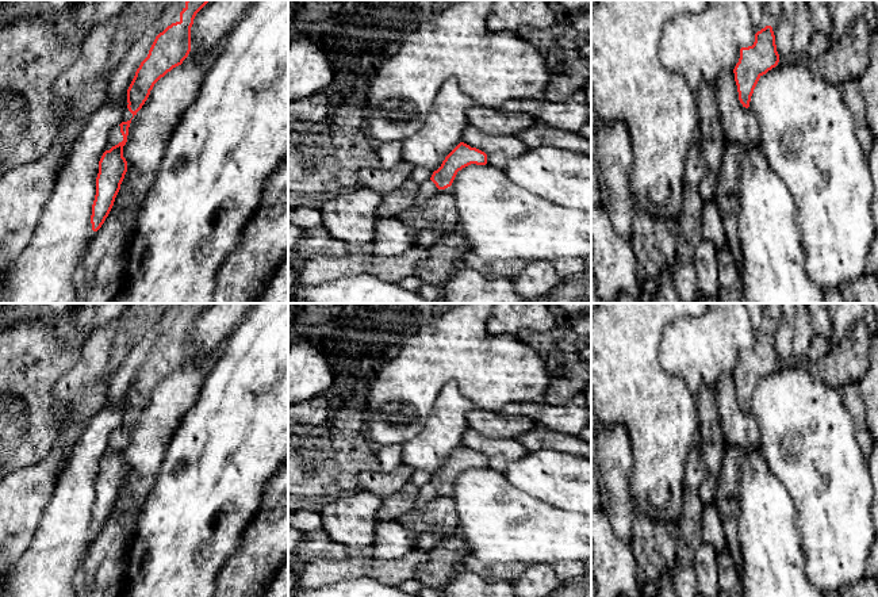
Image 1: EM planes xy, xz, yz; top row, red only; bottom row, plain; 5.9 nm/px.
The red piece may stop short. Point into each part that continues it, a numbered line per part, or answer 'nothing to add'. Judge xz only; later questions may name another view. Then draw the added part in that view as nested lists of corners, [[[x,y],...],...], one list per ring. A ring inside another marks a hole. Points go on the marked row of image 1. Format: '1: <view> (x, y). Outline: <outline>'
1: xz (428, 188). Outline: [[[428,179],[422,184],[419,184],[418,195],[417,195],[415,200],[414,200],[414,204],[421,206],[426,200],[429,200],[432,196],[434,196],[434,195],[437,195],[440,192],[450,192],[450,190],[452,190],[452,185],[445,188],[445,190],[438,190],[436,187],[436,184],[430,179]]]

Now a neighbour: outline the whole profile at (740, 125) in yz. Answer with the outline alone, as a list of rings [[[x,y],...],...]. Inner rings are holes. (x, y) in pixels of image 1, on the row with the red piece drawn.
[[[725,69],[718,77],[717,104],[725,143],[737,143],[741,150],[749,150],[760,142],[758,118],[752,108],[740,103],[733,70]]]

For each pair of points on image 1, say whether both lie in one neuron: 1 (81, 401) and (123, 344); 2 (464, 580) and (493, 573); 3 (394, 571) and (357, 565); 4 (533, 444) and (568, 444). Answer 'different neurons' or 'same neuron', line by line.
1: different neurons
2: different neurons
3: same neuron
4: same neuron

